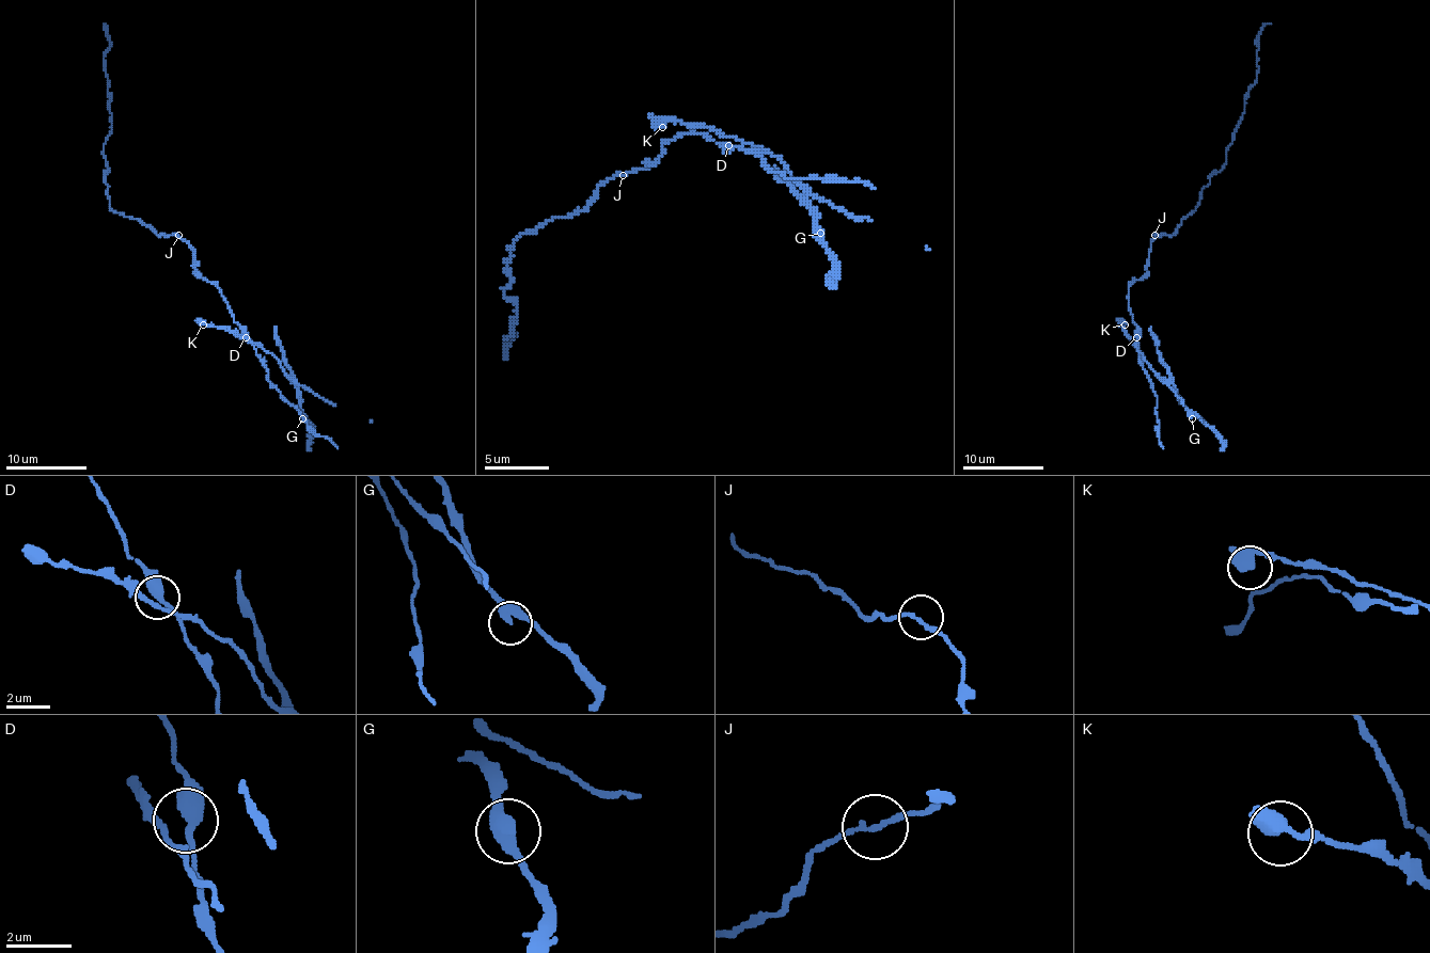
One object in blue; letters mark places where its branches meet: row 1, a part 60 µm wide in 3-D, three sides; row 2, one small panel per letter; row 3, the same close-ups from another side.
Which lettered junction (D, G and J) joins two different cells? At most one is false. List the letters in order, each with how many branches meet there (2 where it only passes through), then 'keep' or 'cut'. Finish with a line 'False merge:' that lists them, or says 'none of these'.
D: 2 | keep
G: 2 | keep
J: 2 | keep
False merge: none of these

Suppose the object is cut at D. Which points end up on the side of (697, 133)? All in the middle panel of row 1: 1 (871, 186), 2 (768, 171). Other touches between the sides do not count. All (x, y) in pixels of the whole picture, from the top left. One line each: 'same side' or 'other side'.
1: same side
2: same side

